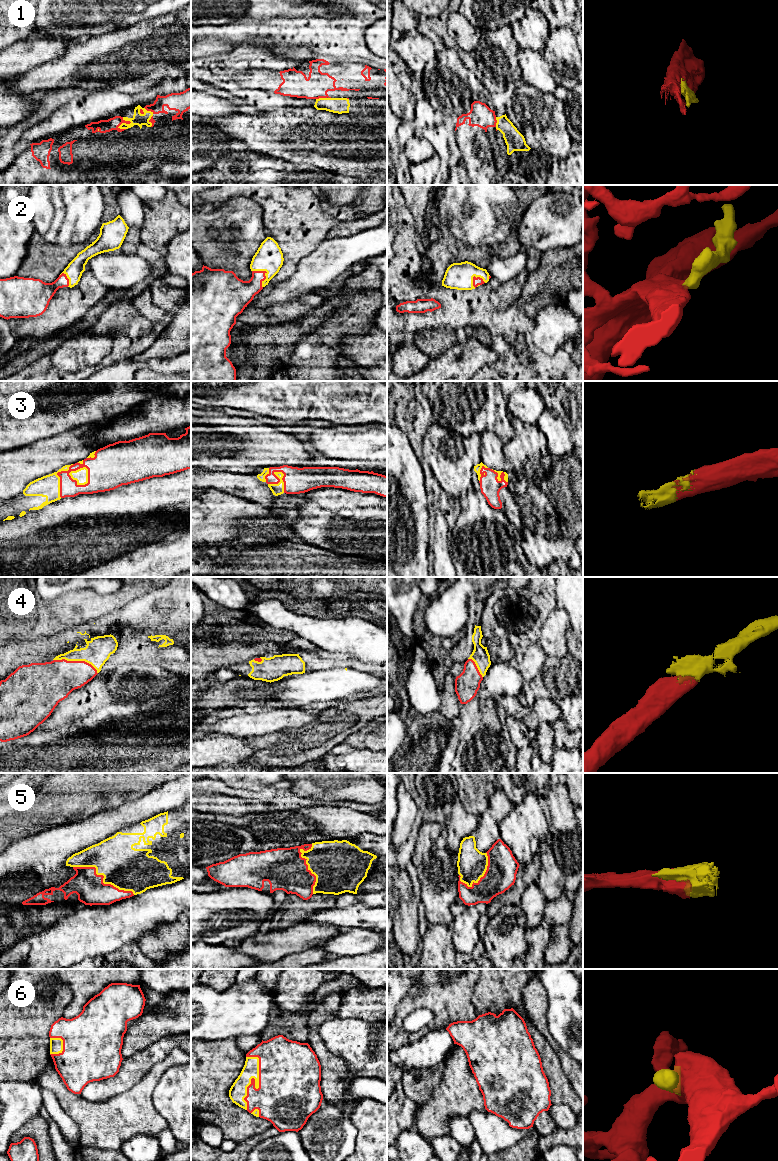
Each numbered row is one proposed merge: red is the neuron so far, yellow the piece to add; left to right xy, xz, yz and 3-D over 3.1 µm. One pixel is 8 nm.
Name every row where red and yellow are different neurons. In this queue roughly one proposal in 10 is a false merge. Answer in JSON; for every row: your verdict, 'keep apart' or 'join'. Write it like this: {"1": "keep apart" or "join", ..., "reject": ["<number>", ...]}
{"1": "join", "2": "join", "3": "join", "4": "join", "5": "join", "6": "join", "reject": []}

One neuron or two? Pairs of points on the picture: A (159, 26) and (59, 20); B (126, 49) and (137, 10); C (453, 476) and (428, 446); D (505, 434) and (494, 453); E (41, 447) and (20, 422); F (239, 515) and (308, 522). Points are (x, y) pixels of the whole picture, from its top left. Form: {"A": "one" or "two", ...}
{"A": "two", "B": "two", "C": "one", "D": "two", "E": "two", "F": "two"}

